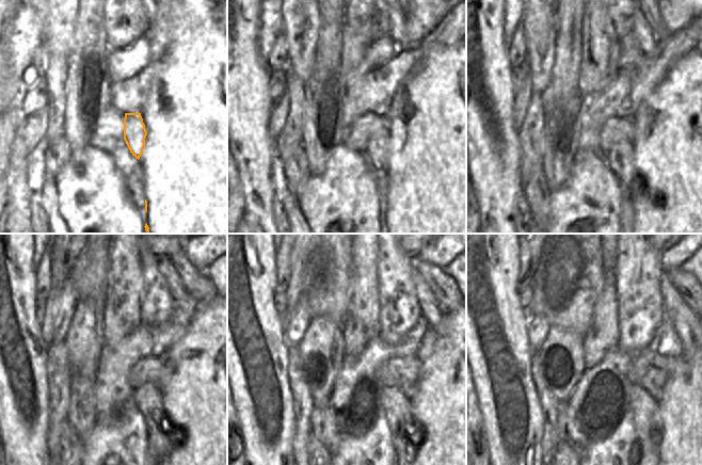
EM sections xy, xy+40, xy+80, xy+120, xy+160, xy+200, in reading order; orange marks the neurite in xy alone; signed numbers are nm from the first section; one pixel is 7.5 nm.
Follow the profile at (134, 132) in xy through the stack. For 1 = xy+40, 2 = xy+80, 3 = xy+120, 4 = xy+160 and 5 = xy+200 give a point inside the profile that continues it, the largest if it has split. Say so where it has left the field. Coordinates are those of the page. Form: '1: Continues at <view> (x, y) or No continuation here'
1: Continues at xy+40 (378, 144)
2: Continues at xy+80 (620, 158)
3: Continues at xy+120 (162, 435)
4: Continues at xy+160 (407, 434)
5: Continues at xy+200 (644, 409)

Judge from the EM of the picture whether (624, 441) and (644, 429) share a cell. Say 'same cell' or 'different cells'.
different cells

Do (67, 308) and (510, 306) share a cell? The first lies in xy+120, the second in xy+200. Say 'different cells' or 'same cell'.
different cells

